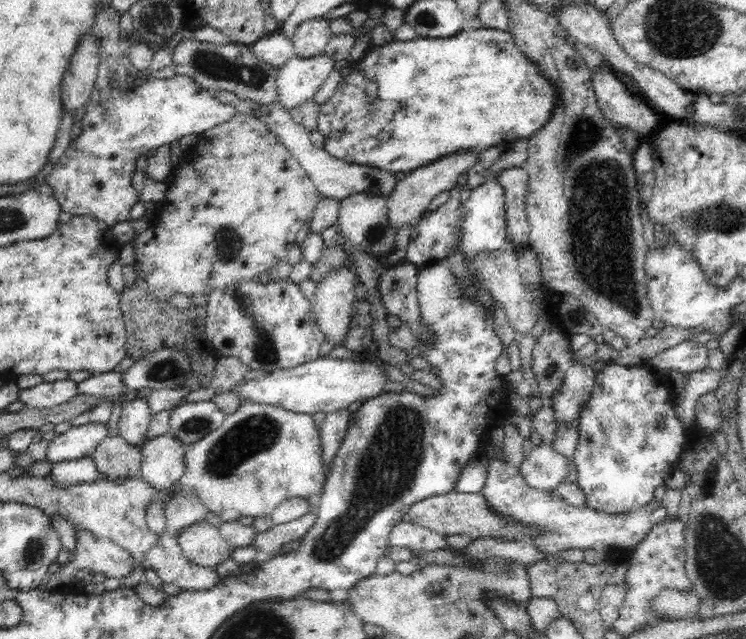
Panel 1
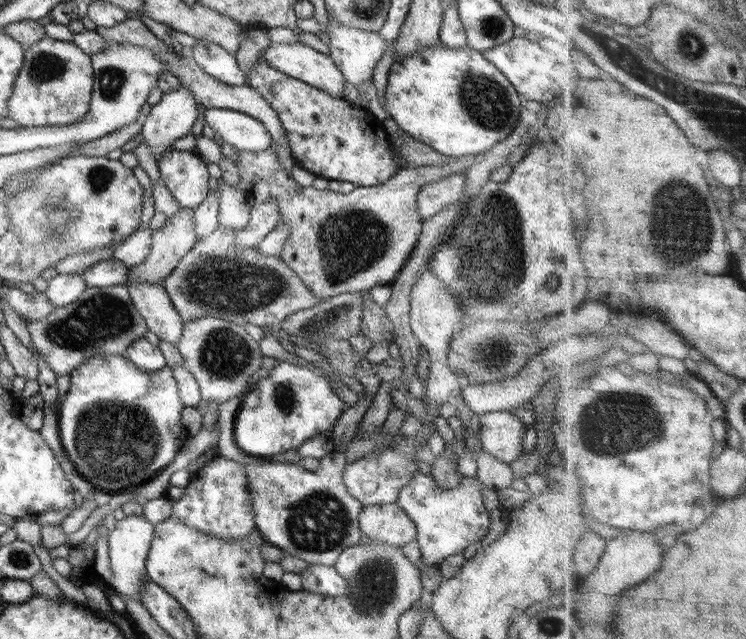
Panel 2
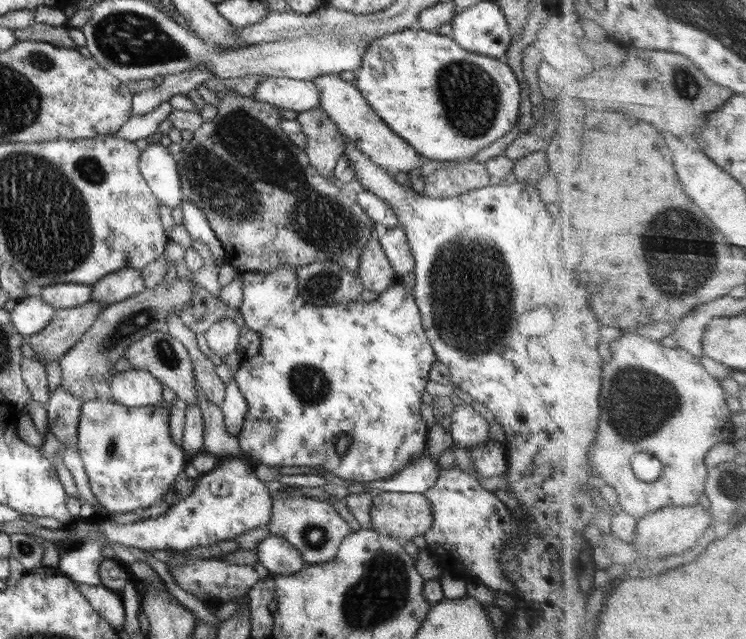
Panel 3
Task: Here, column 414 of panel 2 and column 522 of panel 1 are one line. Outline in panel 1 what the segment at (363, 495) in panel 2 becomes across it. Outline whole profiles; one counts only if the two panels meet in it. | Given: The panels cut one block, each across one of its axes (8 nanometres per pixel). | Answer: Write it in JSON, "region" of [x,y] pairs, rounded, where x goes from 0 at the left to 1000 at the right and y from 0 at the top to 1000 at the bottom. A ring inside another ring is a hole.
{"region":[[[727,692],[713,700],[694,731],[708,761],[745,770],[745,764],[764,736],[763,721],[764,717],[748,710],[737,693]]]}

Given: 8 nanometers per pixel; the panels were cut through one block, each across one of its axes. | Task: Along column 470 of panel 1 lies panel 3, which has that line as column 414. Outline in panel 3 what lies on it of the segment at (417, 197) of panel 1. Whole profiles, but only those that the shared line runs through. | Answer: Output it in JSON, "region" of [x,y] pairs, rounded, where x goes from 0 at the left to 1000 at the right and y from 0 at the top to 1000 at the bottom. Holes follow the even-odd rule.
{"region":[[[444,116],[433,121],[424,121],[417,125],[429,144],[428,167],[448,189],[448,194],[453,197],[456,208],[465,221],[472,221],[475,228],[491,241],[491,247],[499,250],[499,257],[515,263],[517,269],[528,274],[538,269],[552,269],[552,266],[564,261],[568,255],[566,244],[560,243],[555,232],[551,232],[534,210],[525,207],[520,196],[517,196],[509,182],[504,178],[504,174],[493,163],[493,158],[488,153],[483,139],[475,131],[461,125],[454,116]]]}

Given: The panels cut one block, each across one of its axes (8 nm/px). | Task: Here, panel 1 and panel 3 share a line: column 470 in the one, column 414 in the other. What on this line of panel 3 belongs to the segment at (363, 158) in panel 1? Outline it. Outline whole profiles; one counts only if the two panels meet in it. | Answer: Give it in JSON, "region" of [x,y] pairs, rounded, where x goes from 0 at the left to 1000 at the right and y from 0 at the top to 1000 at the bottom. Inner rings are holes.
{"region":[[[559,42],[543,44],[540,49],[527,50],[525,53],[504,58],[495,66],[491,78],[485,86],[485,100],[476,110],[475,131],[483,139],[493,163],[509,182],[509,186],[521,197],[529,210],[534,210],[555,236],[566,244],[568,252],[582,254],[618,254],[625,249],[630,250],[641,241],[647,232],[653,232],[669,216],[677,213],[694,196],[697,180],[697,130],[692,117],[677,92],[665,92],[657,88],[638,85],[622,78],[610,63],[590,52],[571,50]]]}

